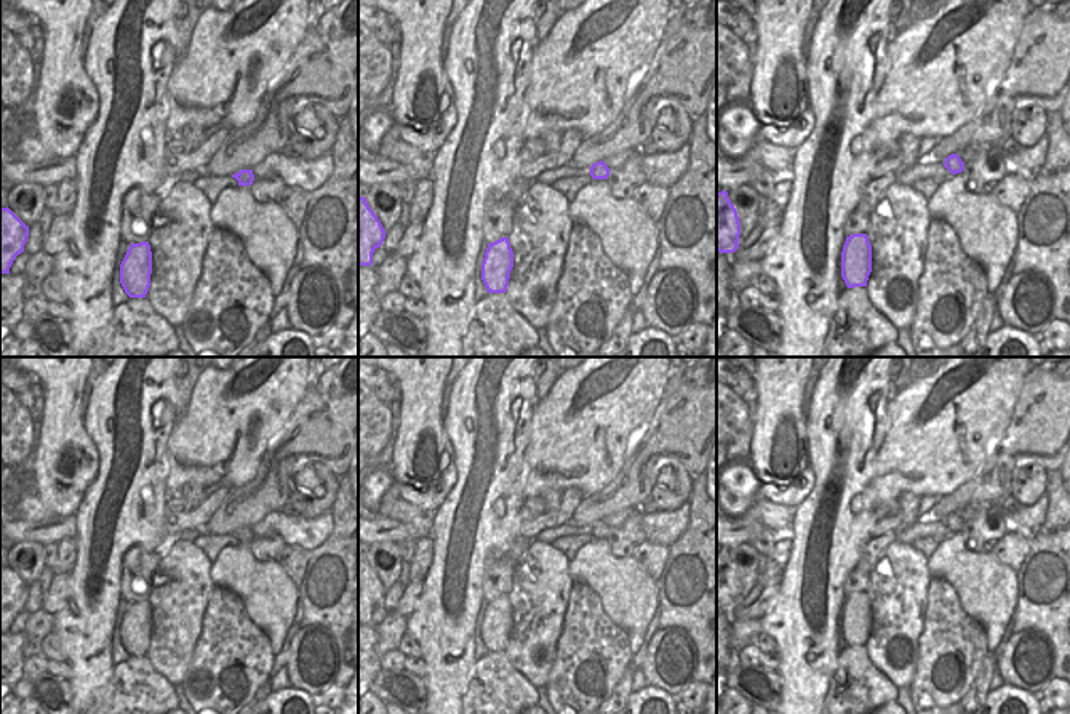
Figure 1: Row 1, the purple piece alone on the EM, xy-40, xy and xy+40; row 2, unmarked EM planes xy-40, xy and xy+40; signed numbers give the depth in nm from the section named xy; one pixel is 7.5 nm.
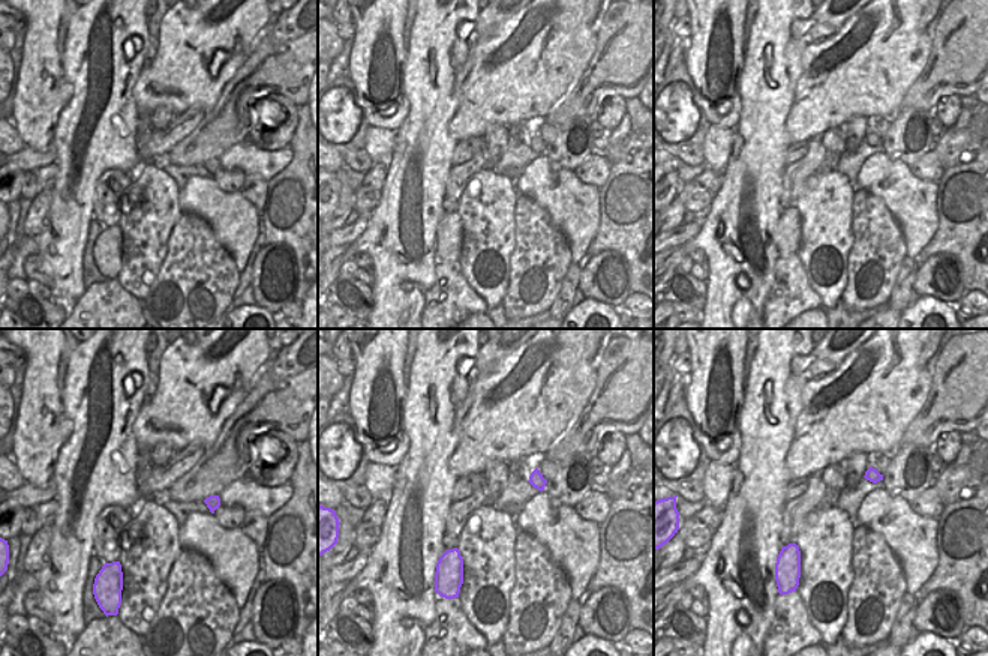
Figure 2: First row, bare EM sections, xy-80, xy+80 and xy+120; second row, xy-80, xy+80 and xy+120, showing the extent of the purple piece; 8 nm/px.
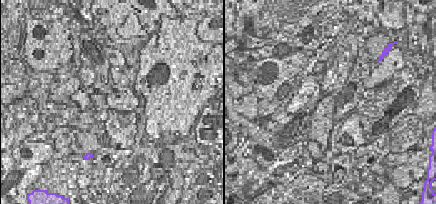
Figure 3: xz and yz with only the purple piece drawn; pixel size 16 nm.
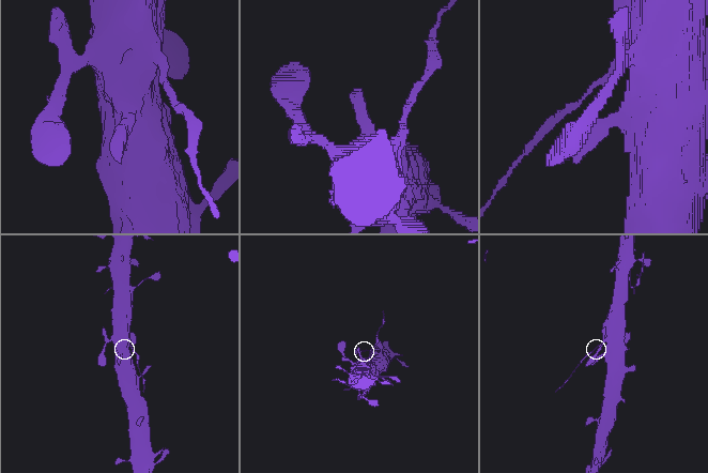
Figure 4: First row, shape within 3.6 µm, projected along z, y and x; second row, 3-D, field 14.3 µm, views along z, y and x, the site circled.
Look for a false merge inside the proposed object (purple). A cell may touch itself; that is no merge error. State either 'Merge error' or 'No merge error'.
Merge error

